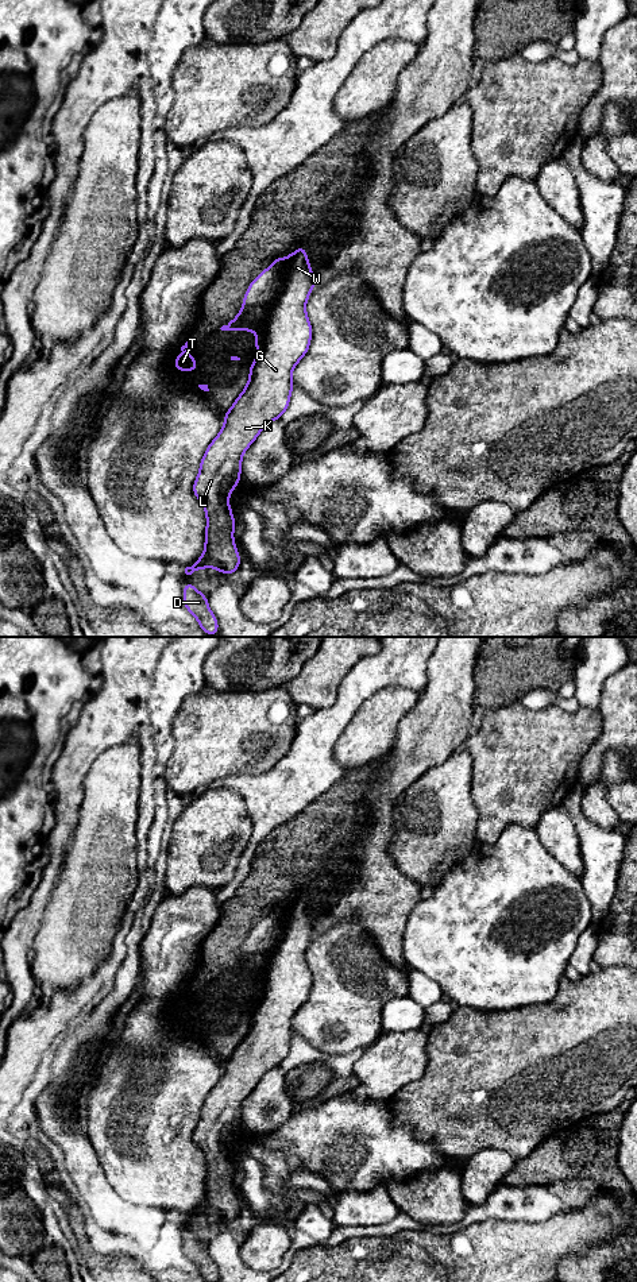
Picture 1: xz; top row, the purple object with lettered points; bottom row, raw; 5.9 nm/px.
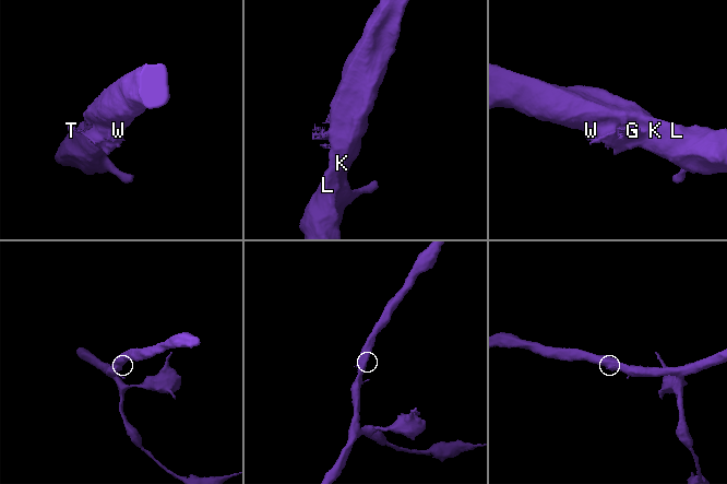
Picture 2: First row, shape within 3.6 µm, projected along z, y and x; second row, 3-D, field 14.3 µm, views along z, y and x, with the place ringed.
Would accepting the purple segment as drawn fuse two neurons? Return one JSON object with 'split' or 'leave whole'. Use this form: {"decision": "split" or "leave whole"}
{"decision": "split"}

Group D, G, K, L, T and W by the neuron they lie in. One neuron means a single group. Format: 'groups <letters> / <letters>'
groups D G K L W / T

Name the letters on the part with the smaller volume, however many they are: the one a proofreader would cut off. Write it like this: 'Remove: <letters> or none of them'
Remove: T

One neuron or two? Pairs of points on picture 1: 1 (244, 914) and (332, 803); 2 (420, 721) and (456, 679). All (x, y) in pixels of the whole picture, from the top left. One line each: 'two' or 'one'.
1: one
2: one

